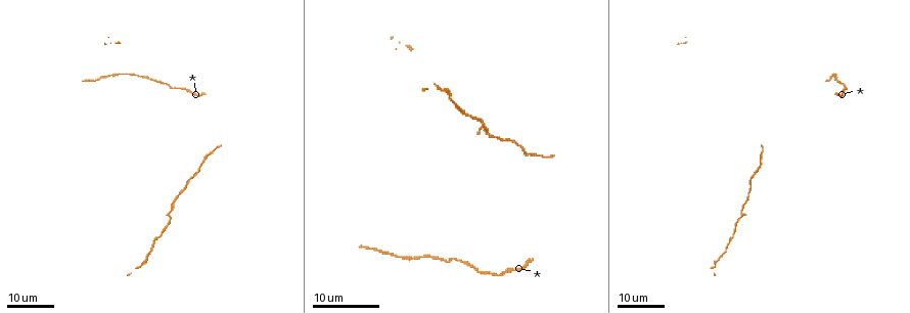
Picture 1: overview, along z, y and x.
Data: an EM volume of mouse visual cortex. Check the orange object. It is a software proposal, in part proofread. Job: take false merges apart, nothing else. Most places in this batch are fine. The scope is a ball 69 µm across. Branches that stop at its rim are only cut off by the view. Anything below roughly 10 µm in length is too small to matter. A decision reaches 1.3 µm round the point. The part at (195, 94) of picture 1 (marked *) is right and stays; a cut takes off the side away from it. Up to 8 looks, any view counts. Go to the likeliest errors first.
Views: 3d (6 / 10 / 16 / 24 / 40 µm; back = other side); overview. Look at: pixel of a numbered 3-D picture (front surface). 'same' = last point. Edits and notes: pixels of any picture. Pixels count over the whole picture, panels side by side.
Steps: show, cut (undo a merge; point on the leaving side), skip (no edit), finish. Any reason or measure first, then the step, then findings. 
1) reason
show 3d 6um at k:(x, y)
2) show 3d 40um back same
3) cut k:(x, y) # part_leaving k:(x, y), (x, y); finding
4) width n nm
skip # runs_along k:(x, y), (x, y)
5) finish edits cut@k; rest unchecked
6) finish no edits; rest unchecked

a narrow waist
show 3d 16um at 1:(153, 80)

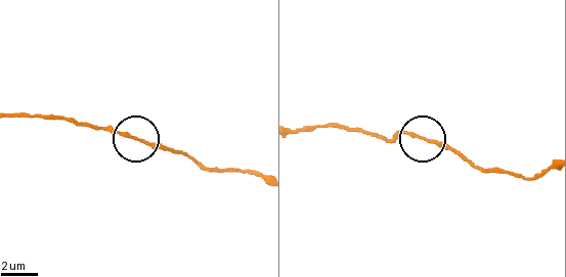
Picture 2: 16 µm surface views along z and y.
show 3d 10um at 2:(136, 137)

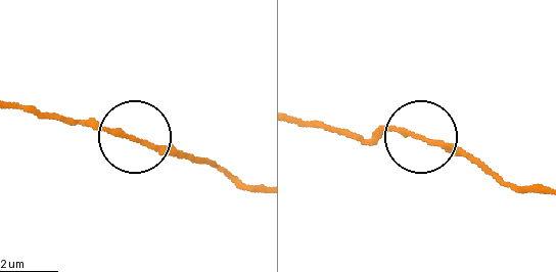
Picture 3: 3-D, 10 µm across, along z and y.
skip # one neuron here

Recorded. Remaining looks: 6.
calibre changes
show 3d 16um at 1:(758, 167)

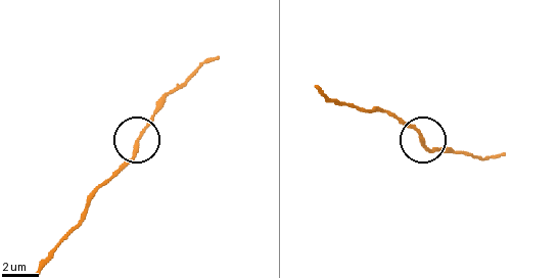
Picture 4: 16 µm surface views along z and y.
show 3d 6um at 4:(135, 144)

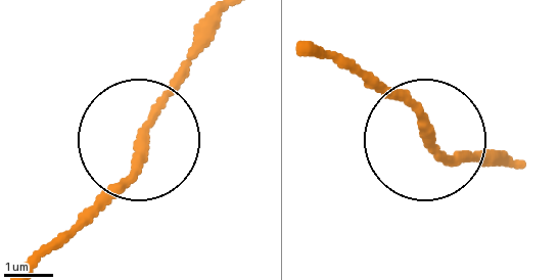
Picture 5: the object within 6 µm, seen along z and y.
skip # all the same neuron

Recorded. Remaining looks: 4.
thick turns thin
show 3d 16um at 1:(736, 226)

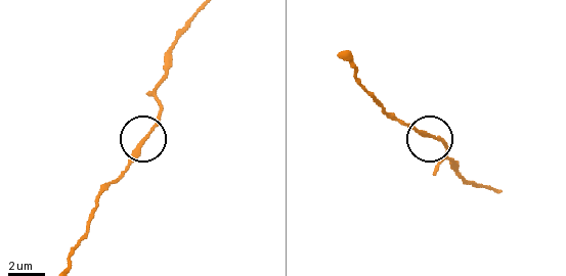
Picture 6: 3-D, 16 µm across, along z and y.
show 3d 10um at 6:(433, 136)

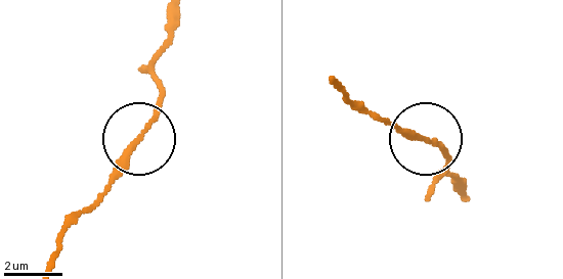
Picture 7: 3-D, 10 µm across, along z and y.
skip # runs_along 7:(465, 192), (438, 173), (445, 163), (423, 136), (375, 122); one neuron here

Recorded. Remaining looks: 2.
calibre changes
show 3d 24um at 1:(488, 134)

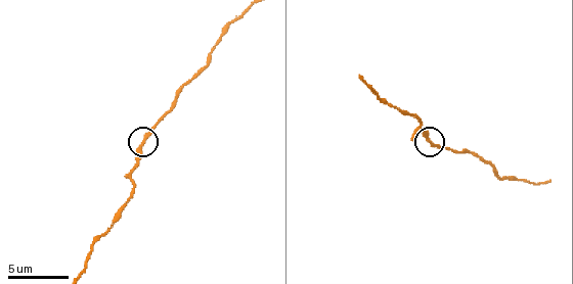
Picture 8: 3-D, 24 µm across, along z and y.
zoom in
show 3d 10um at 8:(146, 136)

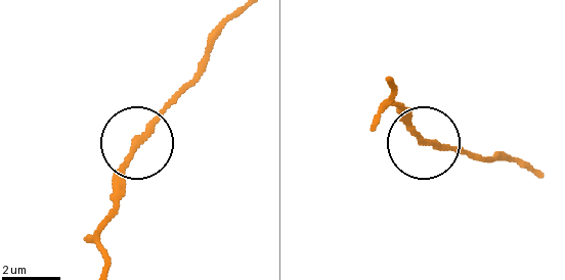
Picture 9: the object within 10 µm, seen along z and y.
width 180 nm
skip # one neuron here

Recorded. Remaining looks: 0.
finish no edits; rest unchecked

